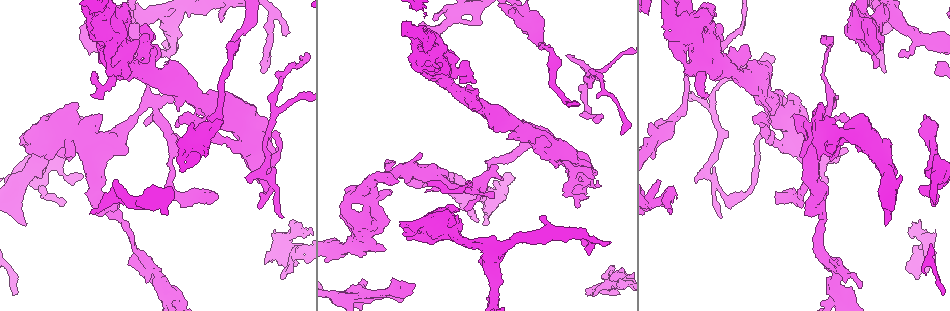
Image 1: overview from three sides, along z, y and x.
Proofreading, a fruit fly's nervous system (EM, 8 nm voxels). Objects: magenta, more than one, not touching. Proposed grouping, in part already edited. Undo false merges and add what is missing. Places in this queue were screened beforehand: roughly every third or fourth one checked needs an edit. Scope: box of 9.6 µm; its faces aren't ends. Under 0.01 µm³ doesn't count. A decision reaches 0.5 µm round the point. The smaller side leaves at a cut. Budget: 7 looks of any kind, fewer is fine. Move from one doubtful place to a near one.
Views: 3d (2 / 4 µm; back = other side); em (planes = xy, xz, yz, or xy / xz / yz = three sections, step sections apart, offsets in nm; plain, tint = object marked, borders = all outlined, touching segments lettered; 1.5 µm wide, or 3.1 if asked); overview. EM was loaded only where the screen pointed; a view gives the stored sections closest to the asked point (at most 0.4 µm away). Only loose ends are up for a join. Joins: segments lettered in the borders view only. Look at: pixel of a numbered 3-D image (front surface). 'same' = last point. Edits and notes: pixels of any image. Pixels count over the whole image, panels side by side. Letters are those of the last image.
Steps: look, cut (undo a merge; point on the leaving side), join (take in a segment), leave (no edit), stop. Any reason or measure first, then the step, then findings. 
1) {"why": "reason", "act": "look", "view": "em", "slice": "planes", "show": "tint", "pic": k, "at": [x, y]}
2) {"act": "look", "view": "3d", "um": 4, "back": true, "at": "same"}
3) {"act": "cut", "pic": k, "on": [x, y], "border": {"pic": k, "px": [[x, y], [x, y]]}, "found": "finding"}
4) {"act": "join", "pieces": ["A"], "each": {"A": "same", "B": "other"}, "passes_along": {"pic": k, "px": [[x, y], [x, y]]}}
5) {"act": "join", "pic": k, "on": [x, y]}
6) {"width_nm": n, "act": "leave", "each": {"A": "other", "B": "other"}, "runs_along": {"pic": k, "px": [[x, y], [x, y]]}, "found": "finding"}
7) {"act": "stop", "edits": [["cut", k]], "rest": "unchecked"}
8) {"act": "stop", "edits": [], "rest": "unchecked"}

{"why": "branch stops here", "act": "look", "view": "em", "slice": "xy", "step": 4, "show": "borders", "pic": 1, "at": [567, 54]}

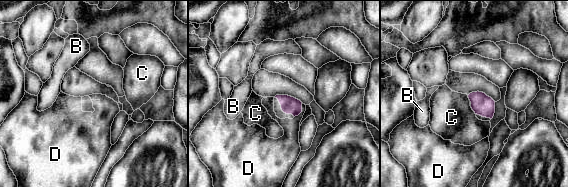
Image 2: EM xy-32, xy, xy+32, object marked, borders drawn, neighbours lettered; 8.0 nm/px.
{"act": "look", "view": "em", "slice": "planes", "show": "borders", "at": "same"}

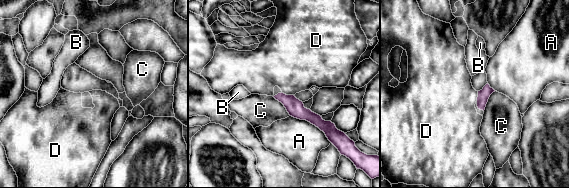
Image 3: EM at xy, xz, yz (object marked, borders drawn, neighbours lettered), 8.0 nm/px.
{"act": "join", "pieces": ["D"], "each": {"A": "other", "B": "other", "C": "other", "D": "same"}, "found": "the cell continues"}

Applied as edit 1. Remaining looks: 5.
{"why": "branch stops here", "act": "look", "view": "em", "slice": "yz", "step": 8, "show": "tint", "pic": 1, "at": [594, 121]}

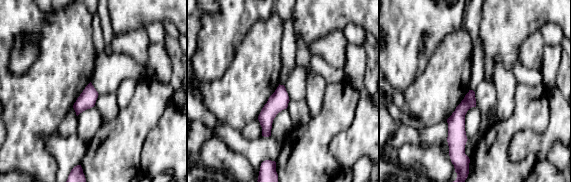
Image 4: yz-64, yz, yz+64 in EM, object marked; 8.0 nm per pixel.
{"act": "look", "view": "em", "slice": "yz", "step": 8, "show": "borders", "at": "same"}

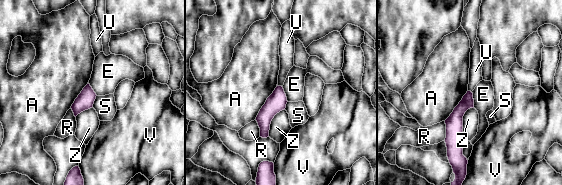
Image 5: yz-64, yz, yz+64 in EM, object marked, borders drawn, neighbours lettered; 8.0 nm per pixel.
{"act": "leave", "each": {"A": "other", "E": "other", "R": "other", "S": "other", "U": "other", "V": "other", "Z": "other"}, "border": {"pic": 5, "px": [[96, 95], [92, 106]]}, "found": "none of them fits"}

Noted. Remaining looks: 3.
{"why": "sudden change in width", "act": "look", "view": "em", "slice": "planes", "show": "plain", "pic": 1, "at": [538, 38]}

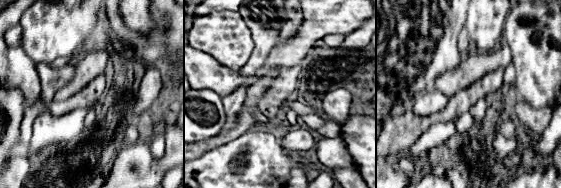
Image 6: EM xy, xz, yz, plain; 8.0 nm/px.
{"act": "look", "view": "em", "slice": "planes", "show": "borders", "at": "same"}

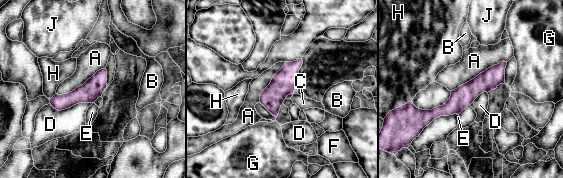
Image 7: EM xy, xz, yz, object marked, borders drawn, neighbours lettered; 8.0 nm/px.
{"width_nm": 170, "act": "leave", "each": {"A": "other", "B": "other", "C": "other", "D": "other", "E": "other", "F": "other", "G": "other", "H": "other", "J": "other"}, "runs_along": {"pic": 7, "px": [[503, 64], [453, 106], [423, 119]]}, "found": "all the same cell"}

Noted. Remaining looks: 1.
{"act": "stop", "edits": [["join", 3]], "rest": "unchecked"}

